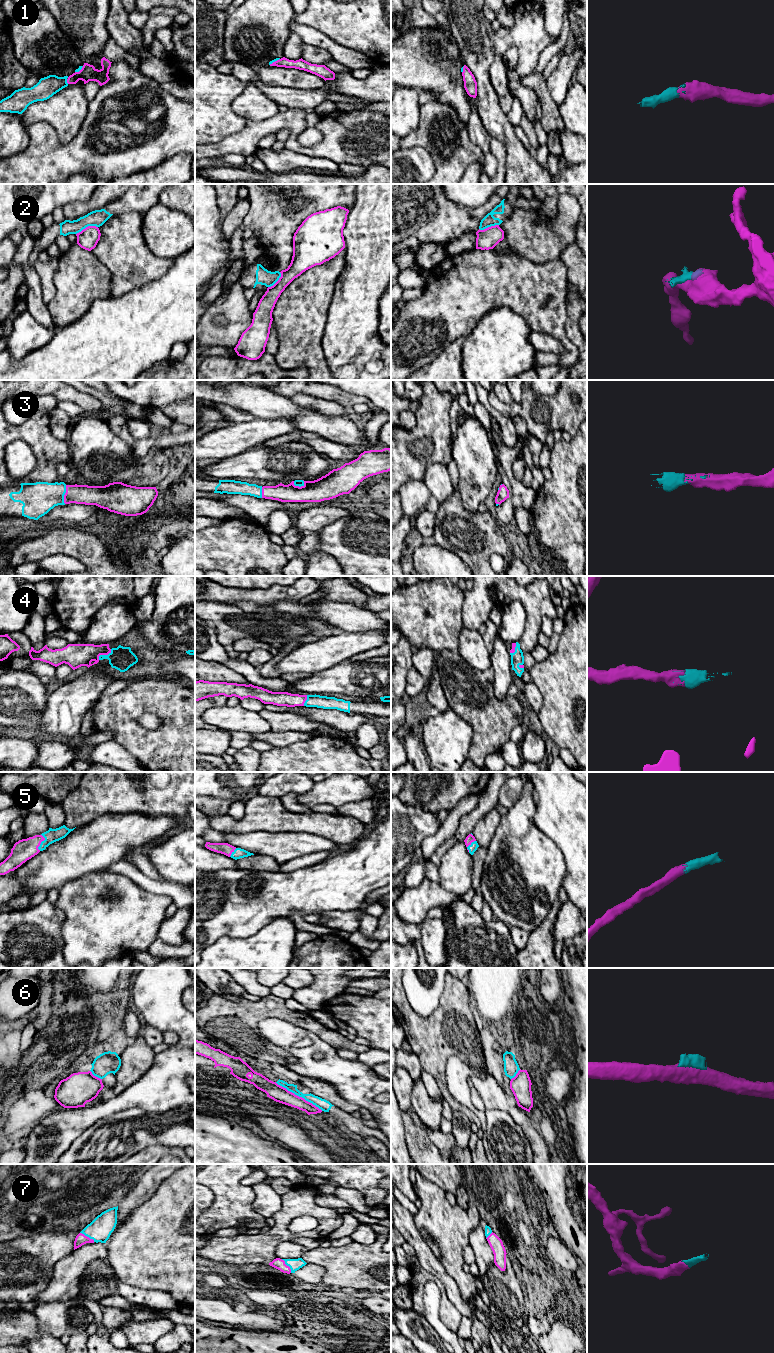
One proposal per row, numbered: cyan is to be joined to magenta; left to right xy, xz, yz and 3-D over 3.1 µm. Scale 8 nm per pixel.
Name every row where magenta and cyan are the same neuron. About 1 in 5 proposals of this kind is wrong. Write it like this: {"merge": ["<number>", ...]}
{"merge": ["1", "3", "4", "5", "7"]}

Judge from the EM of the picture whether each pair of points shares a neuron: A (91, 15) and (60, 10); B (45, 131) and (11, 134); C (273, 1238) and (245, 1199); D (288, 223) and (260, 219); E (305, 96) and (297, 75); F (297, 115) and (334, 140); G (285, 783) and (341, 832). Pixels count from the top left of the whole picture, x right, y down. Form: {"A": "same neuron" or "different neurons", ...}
{"A": "same neuron", "B": "different neurons", "C": "different neurons", "D": "same neuron", "E": "different neurons", "F": "same neuron", "G": "different neurons"}

